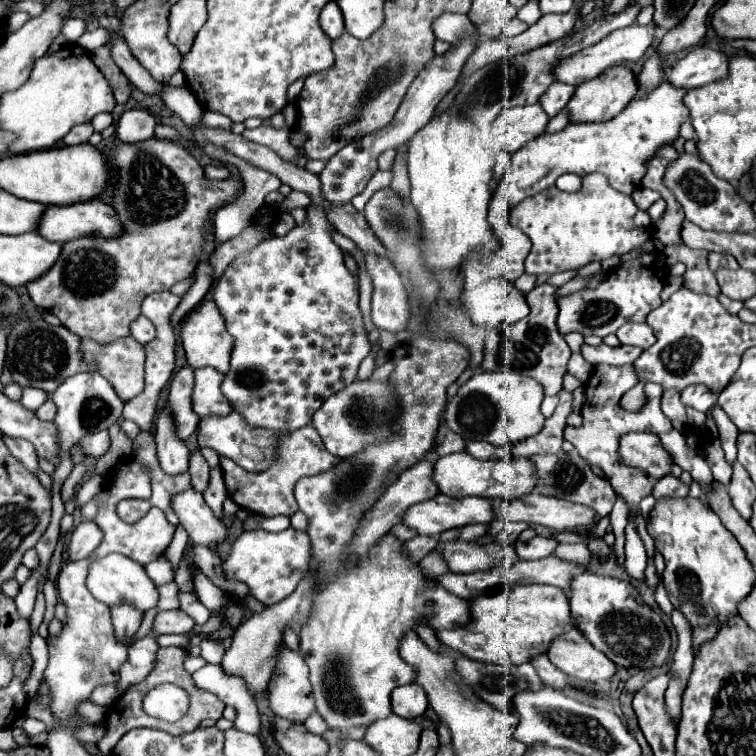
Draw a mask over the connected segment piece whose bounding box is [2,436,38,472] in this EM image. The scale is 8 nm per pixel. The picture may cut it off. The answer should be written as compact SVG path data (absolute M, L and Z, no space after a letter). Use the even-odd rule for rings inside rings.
M2 436L2 440L6 442L6 446L10 448L12 456L16 456L30 472L38 472L38 460L36 460L36 450L30 442L20 440L20 438L8 438Z

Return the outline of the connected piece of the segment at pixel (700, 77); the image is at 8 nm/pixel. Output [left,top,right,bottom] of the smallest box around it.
[668,48,728,88]

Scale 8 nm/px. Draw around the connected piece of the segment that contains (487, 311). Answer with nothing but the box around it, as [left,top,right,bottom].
[463,260,528,328]

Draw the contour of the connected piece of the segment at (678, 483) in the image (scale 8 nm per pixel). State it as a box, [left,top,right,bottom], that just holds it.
[652,476,690,500]

